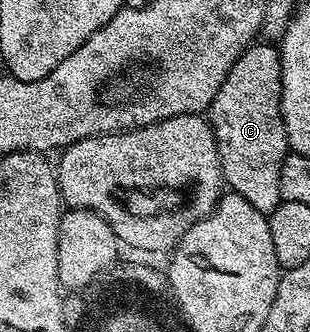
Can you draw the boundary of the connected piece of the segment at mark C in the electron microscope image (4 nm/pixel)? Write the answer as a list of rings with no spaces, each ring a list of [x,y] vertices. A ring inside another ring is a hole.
[[[254,42],[238,57],[235,65],[231,65],[209,106],[207,118],[215,133],[224,186],[232,194],[243,197],[243,201],[255,205],[255,209],[266,213],[276,209],[283,201],[279,193],[279,173],[290,150],[281,116],[281,52],[272,42]]]

